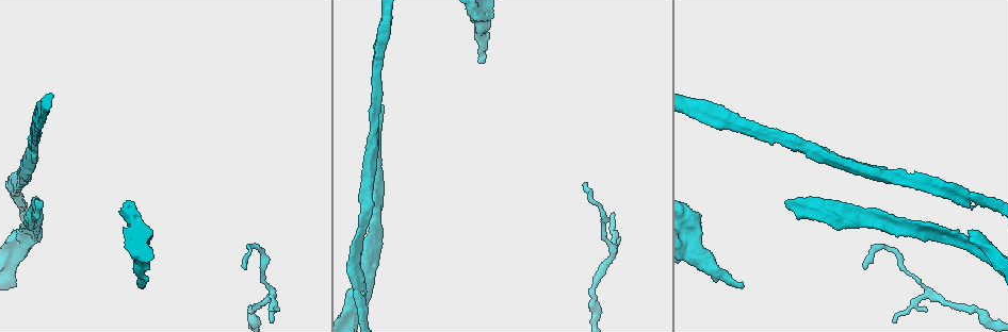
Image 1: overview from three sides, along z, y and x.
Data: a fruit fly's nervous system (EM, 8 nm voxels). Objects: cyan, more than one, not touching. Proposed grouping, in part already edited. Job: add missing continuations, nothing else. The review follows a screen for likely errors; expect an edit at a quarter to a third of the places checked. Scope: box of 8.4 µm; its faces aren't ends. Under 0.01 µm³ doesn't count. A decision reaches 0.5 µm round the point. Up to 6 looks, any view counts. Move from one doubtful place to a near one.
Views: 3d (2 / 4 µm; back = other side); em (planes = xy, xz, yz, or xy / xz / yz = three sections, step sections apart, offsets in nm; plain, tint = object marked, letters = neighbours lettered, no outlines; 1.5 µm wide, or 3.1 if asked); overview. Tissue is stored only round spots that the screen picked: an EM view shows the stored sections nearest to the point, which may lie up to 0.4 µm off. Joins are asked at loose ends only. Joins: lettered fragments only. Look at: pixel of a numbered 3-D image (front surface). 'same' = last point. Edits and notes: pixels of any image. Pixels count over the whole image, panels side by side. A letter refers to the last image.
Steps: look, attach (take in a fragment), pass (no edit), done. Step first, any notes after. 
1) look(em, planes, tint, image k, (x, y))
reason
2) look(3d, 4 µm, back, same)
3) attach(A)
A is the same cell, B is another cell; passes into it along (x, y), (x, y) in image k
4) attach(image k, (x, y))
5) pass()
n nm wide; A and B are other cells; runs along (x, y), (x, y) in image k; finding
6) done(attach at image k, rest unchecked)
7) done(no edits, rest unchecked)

look(3d, 4 µm, image 1, (244, 269))

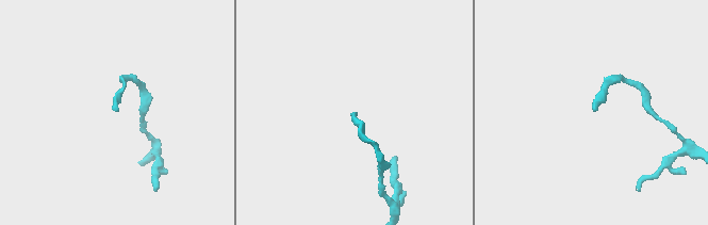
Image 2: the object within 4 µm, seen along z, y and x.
look(em, planes, letters, image 2, (357, 115))
now the EM

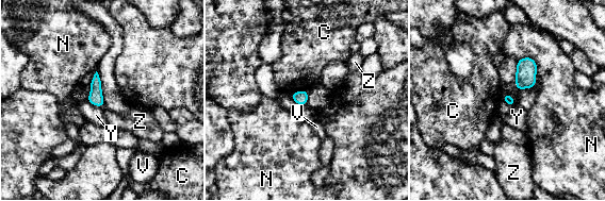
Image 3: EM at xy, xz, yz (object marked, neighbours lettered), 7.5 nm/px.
pass()
C, N, V, Y and Z are other cells; none of them fits

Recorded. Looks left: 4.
look(em, planes, letters, image 1, (483, 62))
an open end

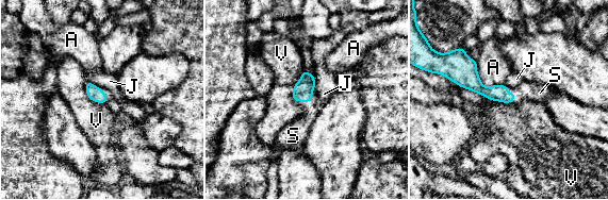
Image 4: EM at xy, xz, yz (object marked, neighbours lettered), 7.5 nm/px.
attach(S)
S is the same cell, A, J and V are other cells; passes into it along (302, 90), (307, 101), (296, 132) in image 4; it goes on there

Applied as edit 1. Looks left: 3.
look(overview)
see it whole again

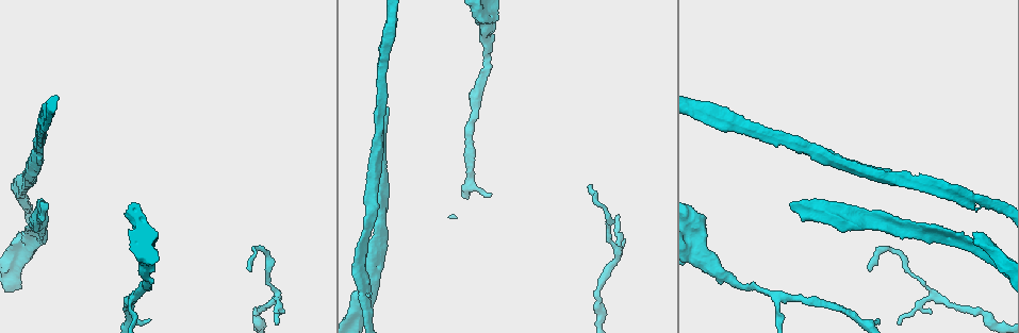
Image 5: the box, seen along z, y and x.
look(em, planes, letters, image 5, (35, 230))
an open end

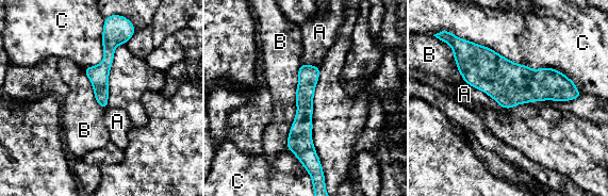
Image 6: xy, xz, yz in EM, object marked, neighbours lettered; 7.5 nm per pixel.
pass()
130 nm wide; A, B and C are other cells; no lettered fragment goes on from it

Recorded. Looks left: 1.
done(attach at image 4, rest unchecked)

